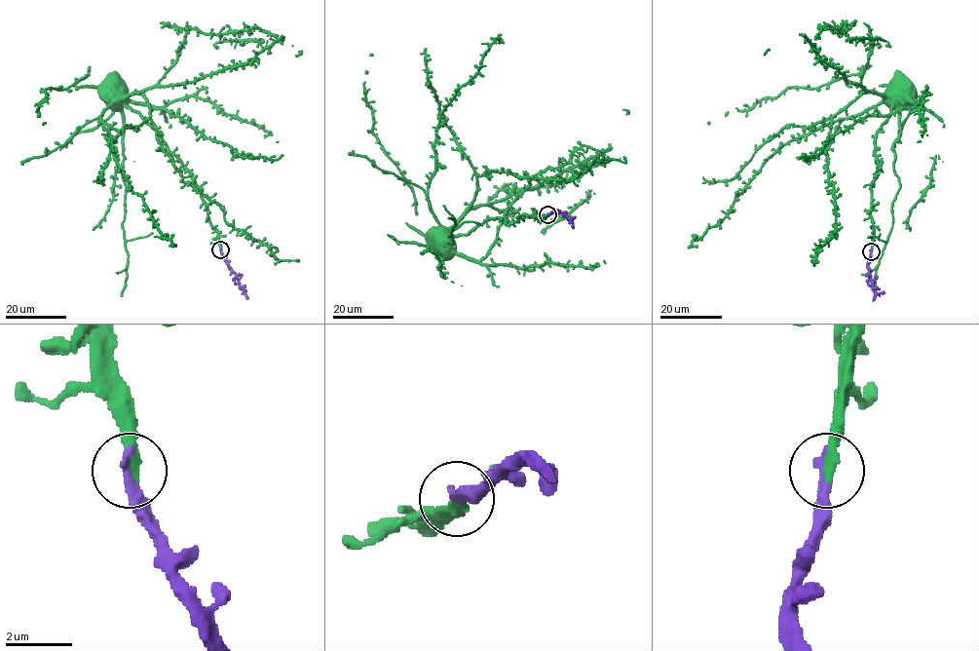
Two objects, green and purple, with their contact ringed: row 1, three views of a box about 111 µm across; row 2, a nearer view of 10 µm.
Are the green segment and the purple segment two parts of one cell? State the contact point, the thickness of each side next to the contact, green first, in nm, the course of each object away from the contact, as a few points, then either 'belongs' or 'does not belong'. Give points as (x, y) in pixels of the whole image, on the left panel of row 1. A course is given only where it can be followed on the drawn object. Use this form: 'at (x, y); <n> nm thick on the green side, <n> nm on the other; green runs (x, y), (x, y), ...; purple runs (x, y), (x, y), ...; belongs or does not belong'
at (220, 249); 320 nm thick on the green side, 360 nm on the other; green runs (220, 249), (191, 173), (123, 98), (251, 61), (282, 40), (254, 27), (204, 33), (160, 22); purple runs (220, 249), (247, 299); belongs

